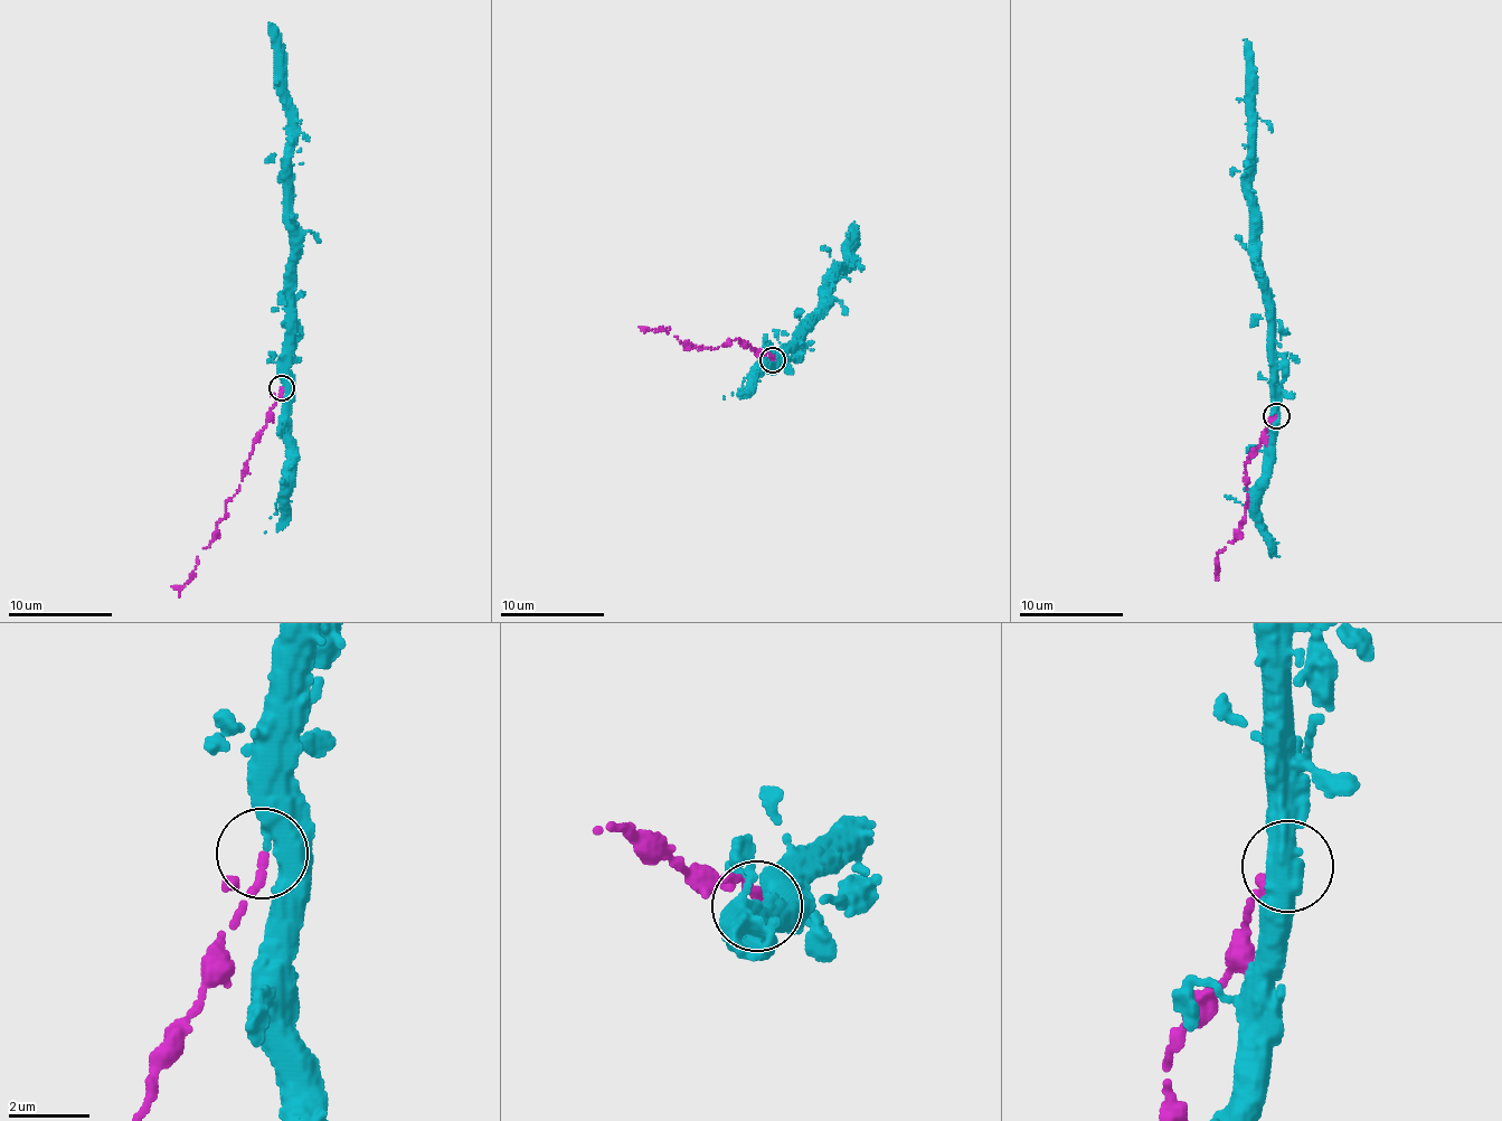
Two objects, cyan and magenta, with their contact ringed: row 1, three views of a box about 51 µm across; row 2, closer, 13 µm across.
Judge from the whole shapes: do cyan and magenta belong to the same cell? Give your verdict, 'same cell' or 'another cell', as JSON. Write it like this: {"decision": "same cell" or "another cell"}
{"decision": "another cell"}

